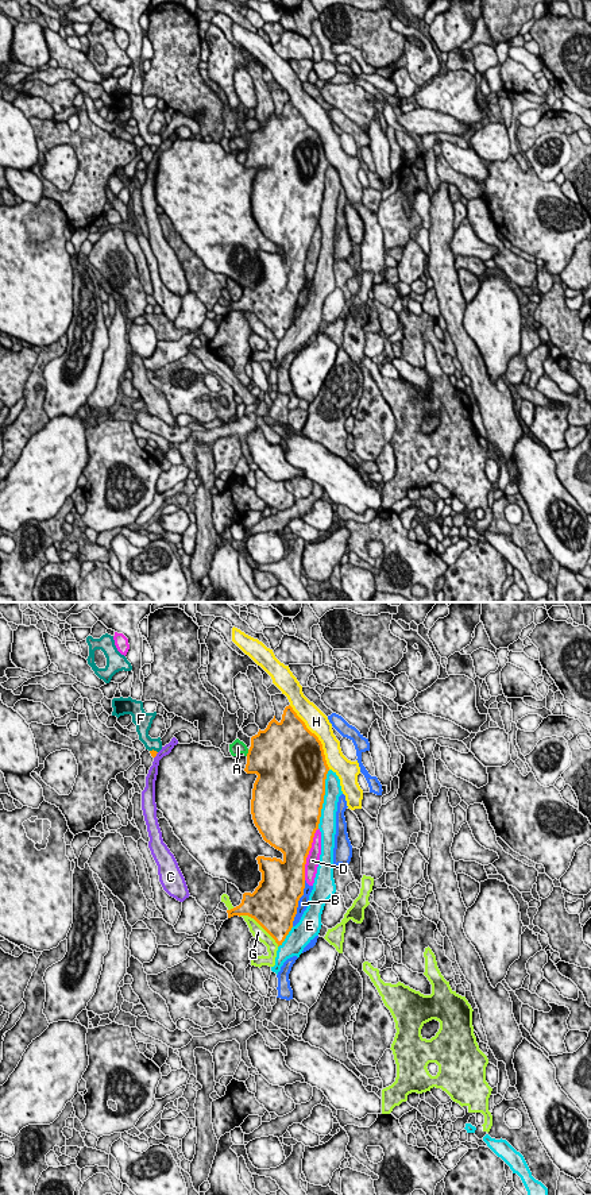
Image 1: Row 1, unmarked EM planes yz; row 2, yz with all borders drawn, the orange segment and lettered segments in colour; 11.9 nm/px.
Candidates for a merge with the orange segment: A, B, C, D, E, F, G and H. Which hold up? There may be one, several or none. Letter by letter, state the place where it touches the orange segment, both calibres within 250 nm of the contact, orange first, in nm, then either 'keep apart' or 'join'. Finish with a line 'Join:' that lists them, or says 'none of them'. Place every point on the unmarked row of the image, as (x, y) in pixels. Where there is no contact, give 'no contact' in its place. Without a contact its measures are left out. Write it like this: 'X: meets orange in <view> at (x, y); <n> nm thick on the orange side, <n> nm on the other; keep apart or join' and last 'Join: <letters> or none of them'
A: meets orange in yz at (248, 147); 500 nm thick on the orange side, 170 nm on the other; keep apart
B: meets orange in yz at (297, 299); 500 nm thick on the orange side, 130 nm on the other; keep apart
C: meets orange in yz at (155, 150); 70 nm thick on the orange side, 120 nm on the other; keep apart
D: meets orange in yz at (308, 249); 440 nm thick on the orange side, 160 nm on the other; keep apart
E: meets orange in yz at (323, 195); 500 nm thick on the orange side, 190 nm on the other; keep apart
F: meets orange in yz at (153, 145); 70 nm thick on the orange side, 140 nm on the other; keep apart
G: meets orange in yz at (259, 319); 500 nm thick on the orange side, 160 nm on the other; keep apart
H: meets orange in yz at (317, 133); 500 nm thick on the orange side, 280 nm on the other; keep apart
Join: none of them

